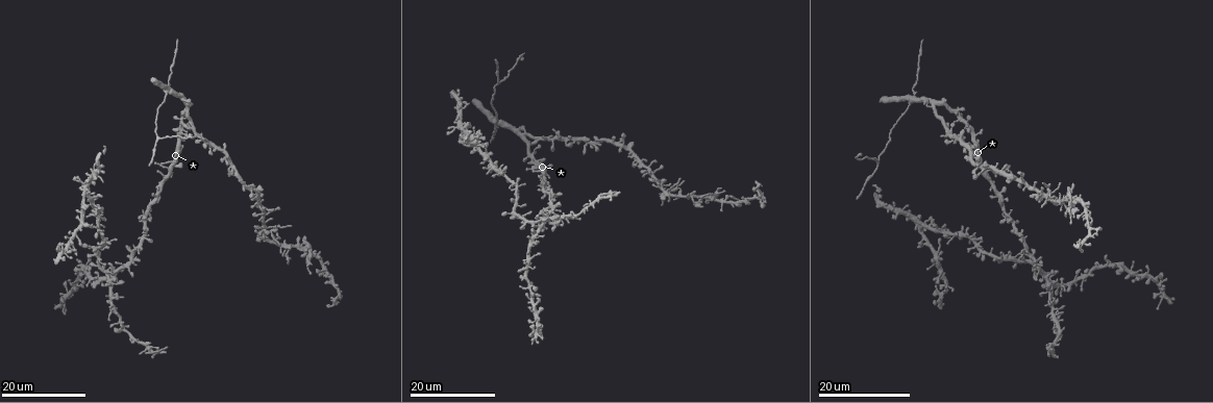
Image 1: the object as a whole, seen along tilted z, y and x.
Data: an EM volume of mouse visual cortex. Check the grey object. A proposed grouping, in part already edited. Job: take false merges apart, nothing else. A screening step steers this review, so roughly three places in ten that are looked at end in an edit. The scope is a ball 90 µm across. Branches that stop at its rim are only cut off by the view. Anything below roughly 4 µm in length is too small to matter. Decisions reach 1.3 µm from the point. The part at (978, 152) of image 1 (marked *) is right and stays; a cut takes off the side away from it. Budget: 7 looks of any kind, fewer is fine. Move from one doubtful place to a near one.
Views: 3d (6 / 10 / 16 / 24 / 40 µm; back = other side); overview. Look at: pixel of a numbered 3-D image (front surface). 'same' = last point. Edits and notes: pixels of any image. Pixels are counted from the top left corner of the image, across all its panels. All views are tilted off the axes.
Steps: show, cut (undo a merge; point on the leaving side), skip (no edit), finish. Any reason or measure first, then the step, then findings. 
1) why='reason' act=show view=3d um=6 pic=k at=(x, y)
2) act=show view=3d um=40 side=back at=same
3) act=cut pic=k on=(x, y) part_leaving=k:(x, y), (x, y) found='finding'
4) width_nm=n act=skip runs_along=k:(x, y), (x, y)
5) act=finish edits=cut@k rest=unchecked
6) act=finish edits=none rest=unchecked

act=show view=3d um=16 pic=1 at=(912, 92)

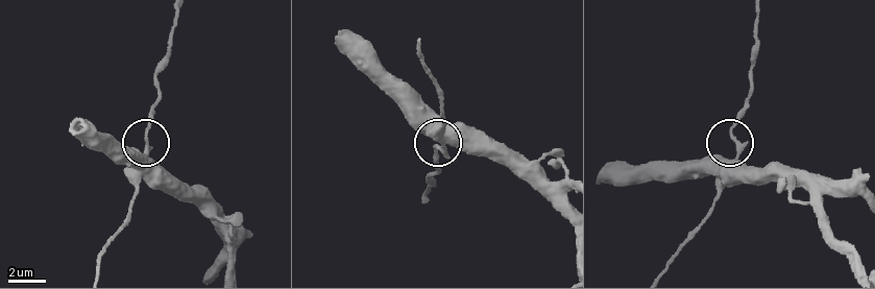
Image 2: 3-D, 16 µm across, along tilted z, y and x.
act=show view=3d um=6 pic=2 at=(444, 148)

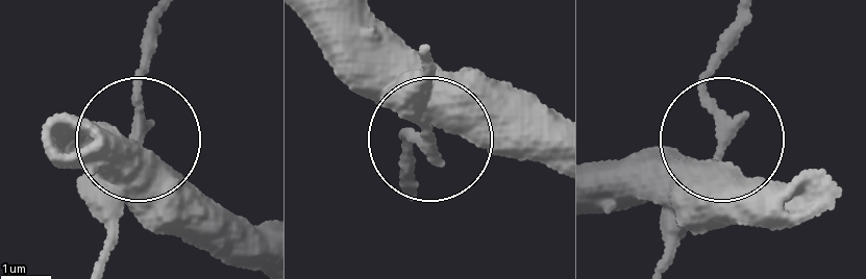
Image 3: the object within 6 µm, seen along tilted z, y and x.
side_arm_um=14 act=skip found='one neuron here'

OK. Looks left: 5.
why='four or more arms meet' act=show view=3d um=24 pic=1 at=(664, 191)

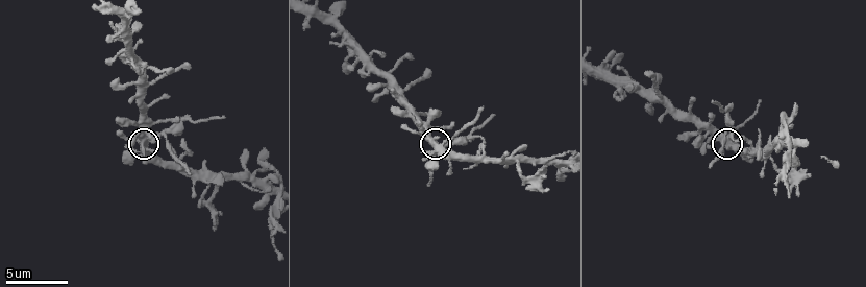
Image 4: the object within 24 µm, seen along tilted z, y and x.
act=show view=3d um=10 pic=4 at=(147, 141)

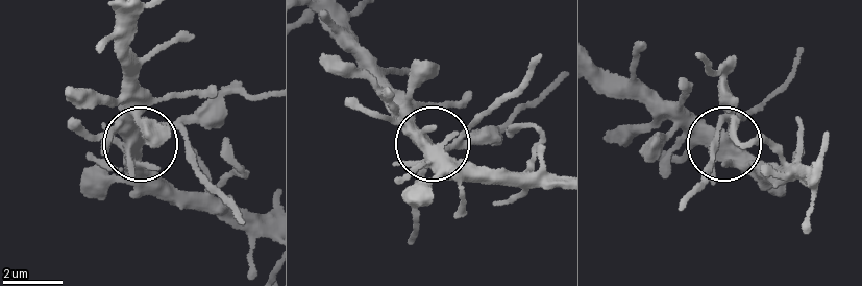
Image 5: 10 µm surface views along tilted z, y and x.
why='zoom in' act=show view=3d um=6 pic=5 at=(729, 144)

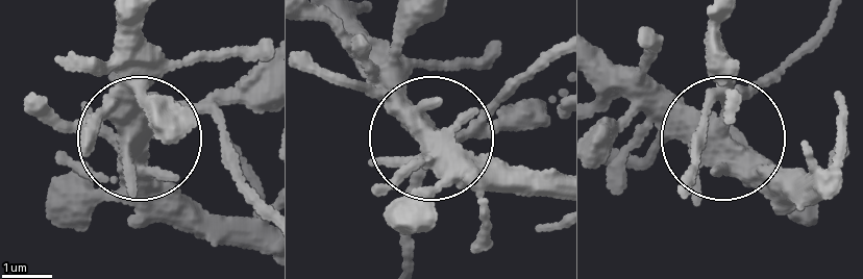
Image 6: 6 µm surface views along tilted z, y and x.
act=cut pic=6 on=(230, 144) part_leaving=6:(718, 122), (732, 66), (717, 23) found='a second neuron is stuck on'

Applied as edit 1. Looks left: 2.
why='side arm on a straight run' act=show view=3d um=6 pic=4 at=(771, 157)

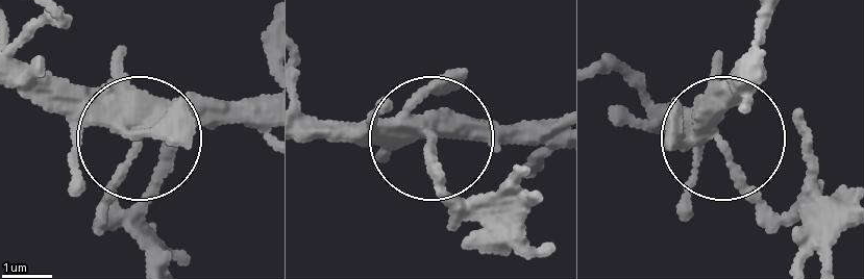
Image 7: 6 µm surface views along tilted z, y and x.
side_arm_um=5 arms=3 act=cut pic=7 on=(793, 120) found='a second neuron is stuck on'

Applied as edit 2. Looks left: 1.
act=finish edits=cut@6,cut@7 rest=unchecked

